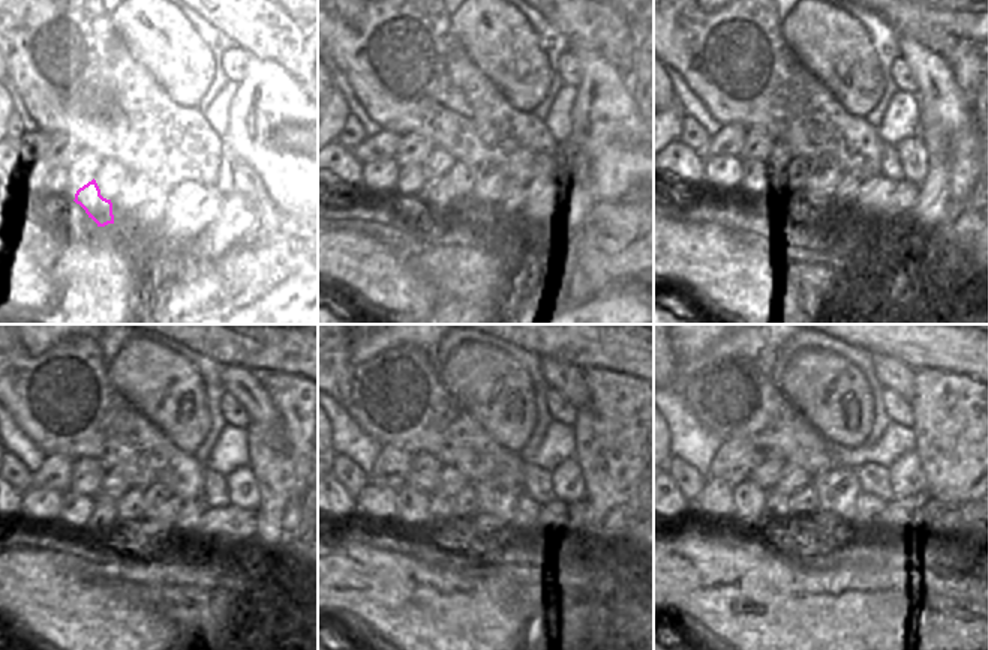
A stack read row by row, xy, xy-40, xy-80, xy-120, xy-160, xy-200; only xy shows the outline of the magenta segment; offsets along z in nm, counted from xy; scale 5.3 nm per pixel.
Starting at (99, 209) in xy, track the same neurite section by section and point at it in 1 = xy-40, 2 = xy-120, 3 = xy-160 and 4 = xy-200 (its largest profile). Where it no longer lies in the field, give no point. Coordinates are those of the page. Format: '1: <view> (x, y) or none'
1: xy-40 (432, 198)
2: xy-120 (102, 520)
3: xy-160 (441, 517)
4: xy-200 (777, 505)

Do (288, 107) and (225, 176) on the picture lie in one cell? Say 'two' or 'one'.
two

